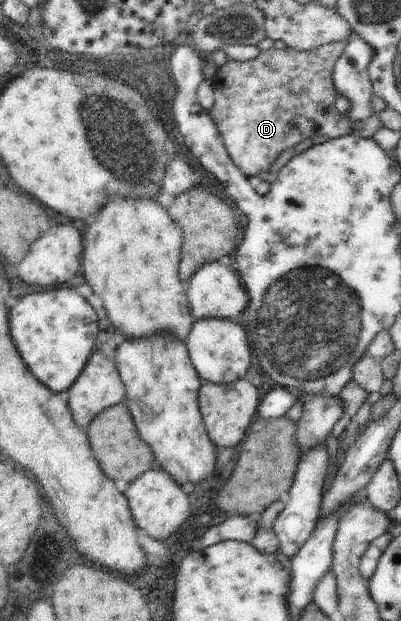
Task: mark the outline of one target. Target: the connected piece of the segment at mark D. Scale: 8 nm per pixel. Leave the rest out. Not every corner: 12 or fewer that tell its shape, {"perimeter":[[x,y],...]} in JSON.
{"perimeter":[[351,32],[216,73],[211,114],[253,181],[352,134],[333,70]]}

